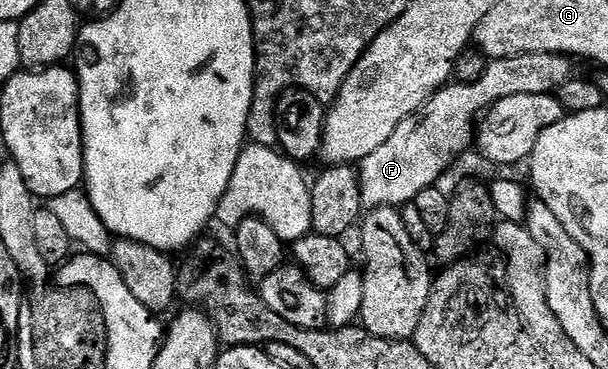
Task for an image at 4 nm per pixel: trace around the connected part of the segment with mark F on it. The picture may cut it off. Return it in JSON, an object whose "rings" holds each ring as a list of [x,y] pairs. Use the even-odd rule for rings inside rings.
{"rings":[[[520,53],[517,57],[490,61],[487,71],[483,71],[483,79],[475,83],[450,83],[443,86],[419,112],[403,119],[403,123],[395,127],[395,135],[391,135],[391,139],[387,139],[383,147],[378,147],[372,155],[367,155],[367,159],[359,162],[362,206],[366,210],[371,210],[382,209],[388,205],[400,207],[412,203],[419,191],[434,188],[440,182],[437,180],[448,171],[449,164],[472,141],[474,144],[479,118],[495,103],[499,103],[499,99],[507,99],[511,95],[556,94],[563,87],[563,83],[573,80],[573,65],[574,62],[563,53]]]}

